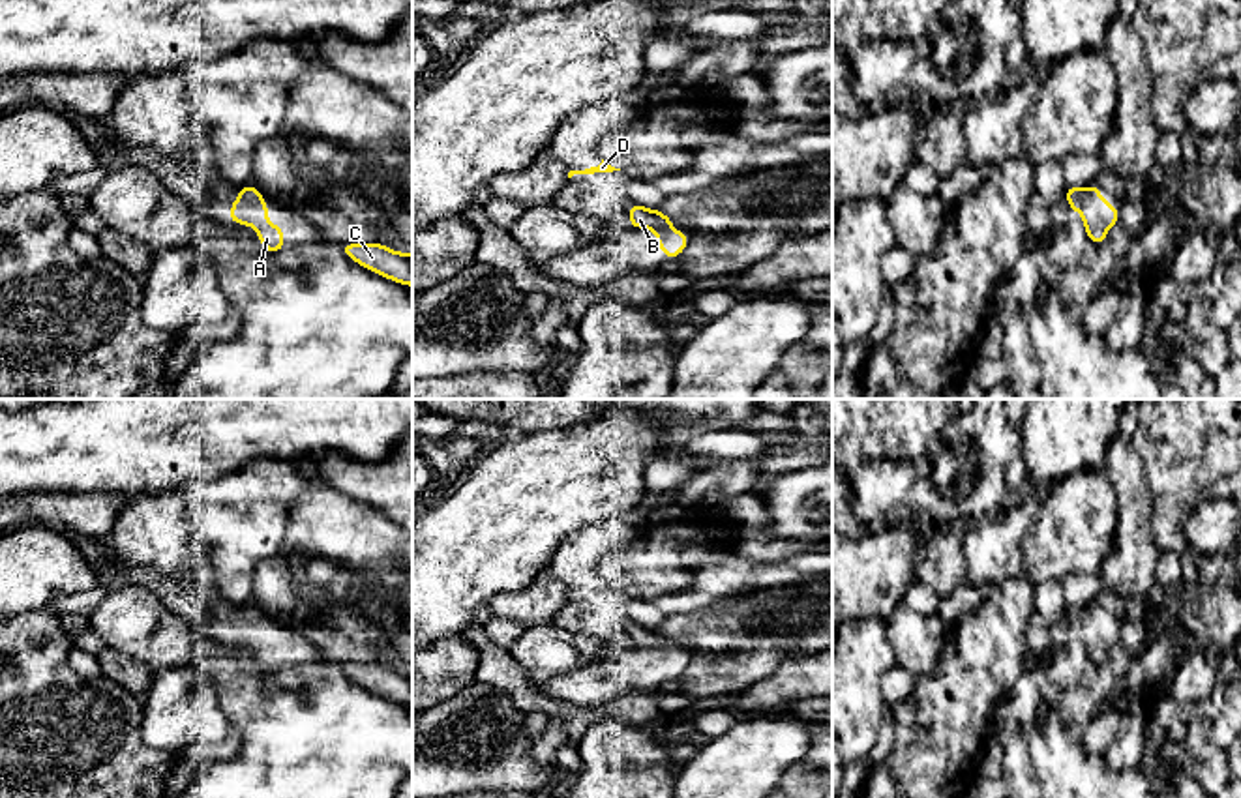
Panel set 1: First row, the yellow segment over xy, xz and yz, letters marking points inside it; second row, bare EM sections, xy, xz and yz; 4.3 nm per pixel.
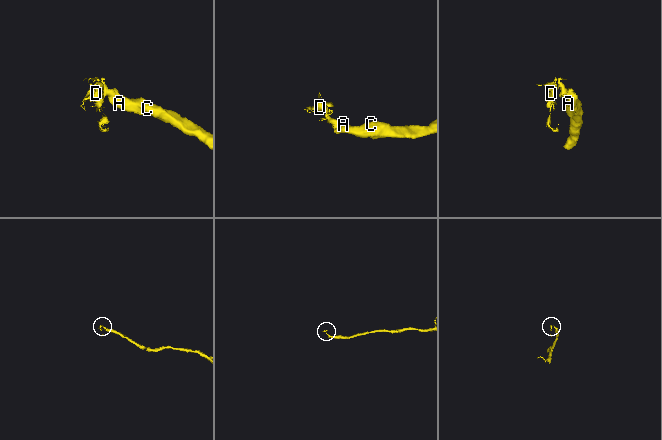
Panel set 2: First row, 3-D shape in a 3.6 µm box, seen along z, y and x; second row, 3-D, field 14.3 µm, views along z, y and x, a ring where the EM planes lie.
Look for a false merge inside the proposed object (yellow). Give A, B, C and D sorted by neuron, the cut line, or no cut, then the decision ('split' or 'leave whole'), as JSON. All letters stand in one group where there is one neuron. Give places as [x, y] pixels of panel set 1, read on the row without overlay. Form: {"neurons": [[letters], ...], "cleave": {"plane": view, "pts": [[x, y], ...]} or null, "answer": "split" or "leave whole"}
{"neurons": [["A", "C"], ["B", "D"]], "cleave": {"plane": "yz", "pts": [[1084, 609], [1080, 628]]}, "answer": "split"}

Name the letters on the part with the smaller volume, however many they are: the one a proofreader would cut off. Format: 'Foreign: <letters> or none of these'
Foreign: B, D

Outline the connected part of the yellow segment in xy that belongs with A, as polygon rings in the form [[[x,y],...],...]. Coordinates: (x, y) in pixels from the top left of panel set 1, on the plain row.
[[[253,603],[242,607],[238,618],[229,628],[232,643],[255,646],[261,665],[266,671],[276,672],[287,667],[283,661],[283,644],[274,646],[268,641],[266,631],[268,624]]]

